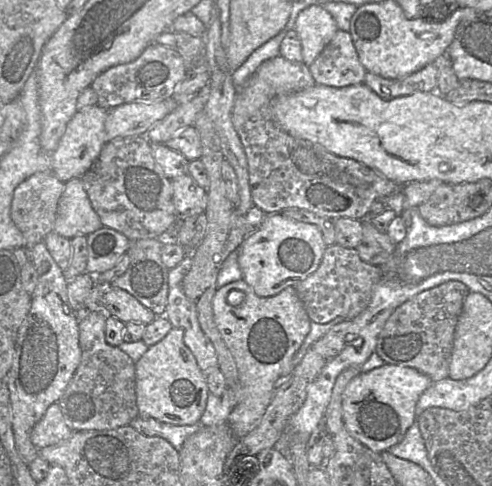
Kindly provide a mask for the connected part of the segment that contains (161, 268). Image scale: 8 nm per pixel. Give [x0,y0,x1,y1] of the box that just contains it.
[108,237,169,317]

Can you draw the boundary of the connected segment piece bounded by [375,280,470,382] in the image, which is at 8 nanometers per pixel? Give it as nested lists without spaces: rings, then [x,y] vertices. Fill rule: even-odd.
[[[452,280],[425,290],[407,300],[390,315],[379,333],[375,353],[385,362],[398,366],[411,367],[428,376],[432,382],[449,377],[449,365],[454,342],[454,333],[463,303],[470,293],[460,281]]]

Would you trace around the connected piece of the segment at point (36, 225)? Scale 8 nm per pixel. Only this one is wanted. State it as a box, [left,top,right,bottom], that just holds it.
[10,172,65,248]

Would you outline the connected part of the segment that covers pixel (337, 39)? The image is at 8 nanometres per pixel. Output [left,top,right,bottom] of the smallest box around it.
[309,29,367,88]

